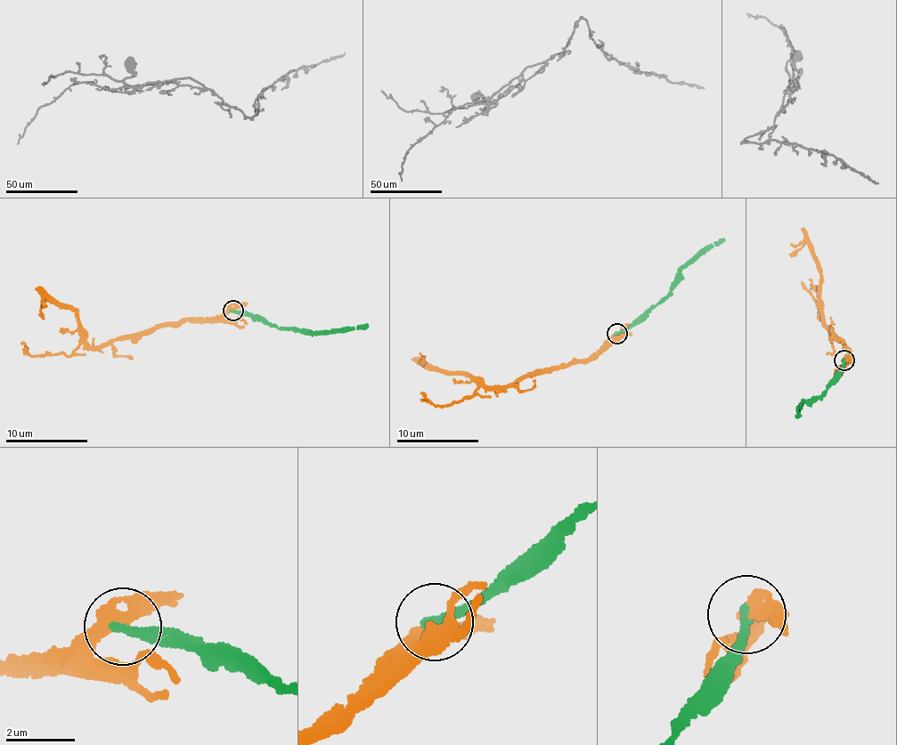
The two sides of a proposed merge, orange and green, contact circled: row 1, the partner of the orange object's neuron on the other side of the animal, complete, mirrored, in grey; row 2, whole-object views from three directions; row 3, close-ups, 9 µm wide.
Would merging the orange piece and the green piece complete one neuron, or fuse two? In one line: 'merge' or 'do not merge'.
do not merge

